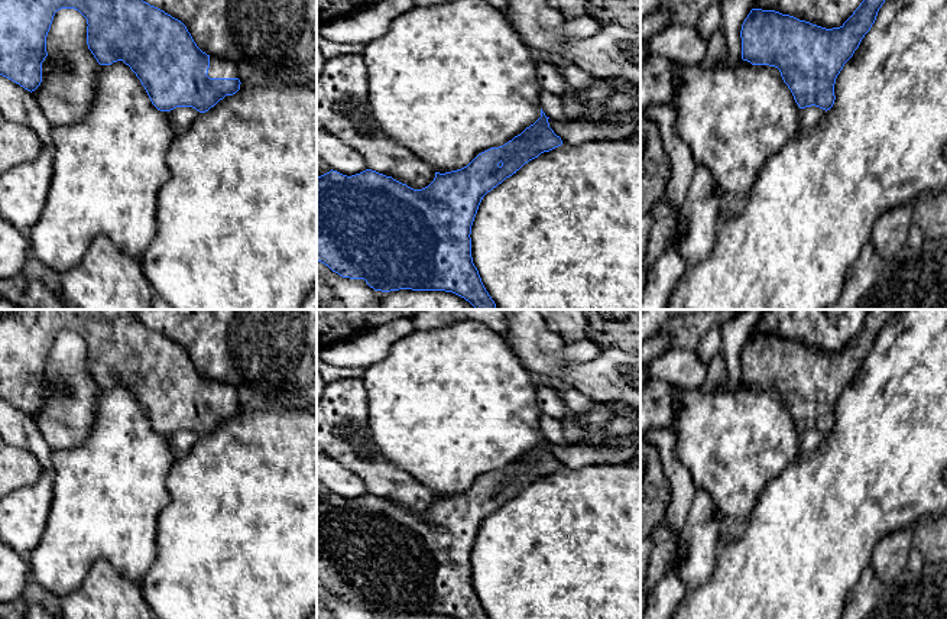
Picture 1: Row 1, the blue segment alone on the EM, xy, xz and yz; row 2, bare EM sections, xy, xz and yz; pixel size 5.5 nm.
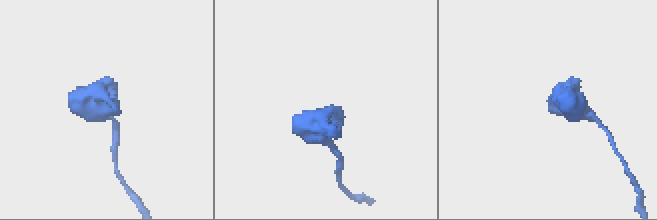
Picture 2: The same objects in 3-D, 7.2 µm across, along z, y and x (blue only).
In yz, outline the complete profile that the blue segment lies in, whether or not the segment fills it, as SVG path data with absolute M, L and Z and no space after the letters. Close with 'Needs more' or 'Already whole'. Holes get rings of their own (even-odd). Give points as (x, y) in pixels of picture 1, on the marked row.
M863 0L853 14L840 26L826 29L775 10L752 9L740 30L742 59L752 65L769 65L779 69L801 108L801 129L807 124L804 111L811 107L830 110L834 104L836 78L853 56L865 35L876 20L885 0Z. Needs more

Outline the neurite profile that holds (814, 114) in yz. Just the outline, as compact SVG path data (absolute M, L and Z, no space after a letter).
M815 106L807 107L807 110L804 111L807 124L802 127L802 132L813 132L821 123L826 113L827 113L826 110Z

